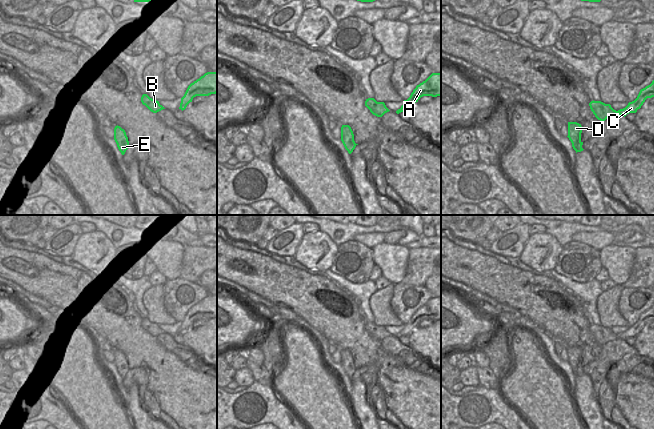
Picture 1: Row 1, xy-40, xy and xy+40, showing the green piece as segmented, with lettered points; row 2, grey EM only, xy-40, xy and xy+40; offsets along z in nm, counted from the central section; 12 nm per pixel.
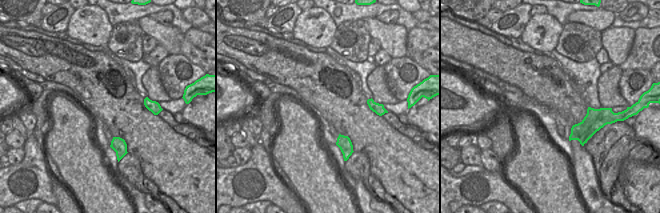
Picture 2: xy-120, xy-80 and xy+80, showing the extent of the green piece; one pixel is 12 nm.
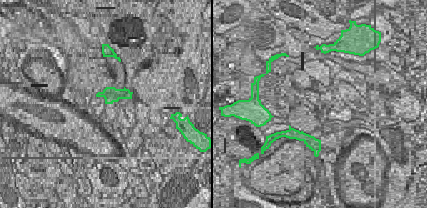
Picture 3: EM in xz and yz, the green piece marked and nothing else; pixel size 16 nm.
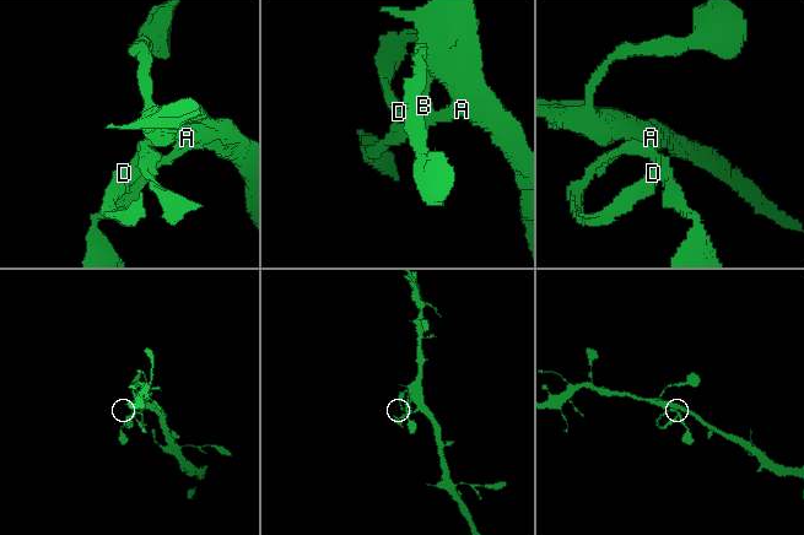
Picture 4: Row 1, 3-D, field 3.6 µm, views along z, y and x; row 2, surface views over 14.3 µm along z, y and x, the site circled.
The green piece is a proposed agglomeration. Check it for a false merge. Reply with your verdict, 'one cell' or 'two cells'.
two cells

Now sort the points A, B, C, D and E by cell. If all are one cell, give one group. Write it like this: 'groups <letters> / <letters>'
groups A C / B D E

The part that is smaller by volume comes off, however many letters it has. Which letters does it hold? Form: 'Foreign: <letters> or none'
Foreign: B, D, E

